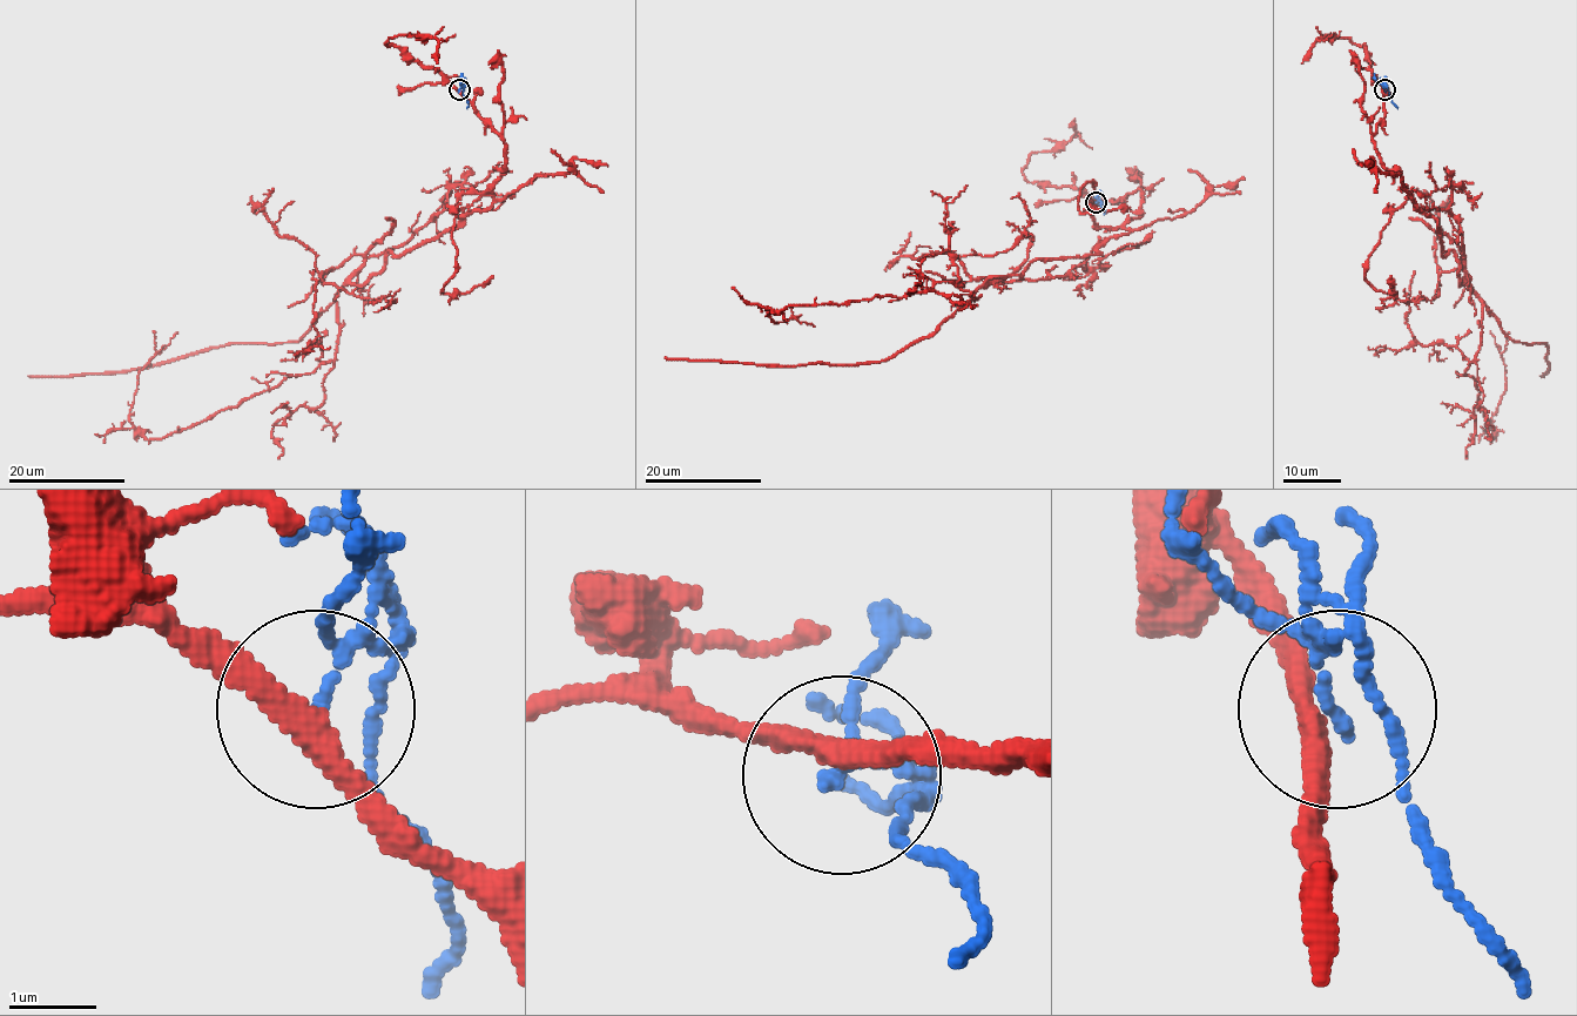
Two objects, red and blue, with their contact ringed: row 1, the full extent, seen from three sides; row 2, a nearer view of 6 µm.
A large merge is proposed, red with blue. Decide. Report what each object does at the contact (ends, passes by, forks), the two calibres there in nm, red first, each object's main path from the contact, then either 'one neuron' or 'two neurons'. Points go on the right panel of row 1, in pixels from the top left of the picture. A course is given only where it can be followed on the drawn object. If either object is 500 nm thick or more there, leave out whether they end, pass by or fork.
red passes by; blue forks; calibres 280 and 80 nm; course red (1385, 91), (1375, 152), (1482, 303), (1464, 372), (1490, 439), (1509, 332); course blue (1385, 89), (1397, 108); two neurons

